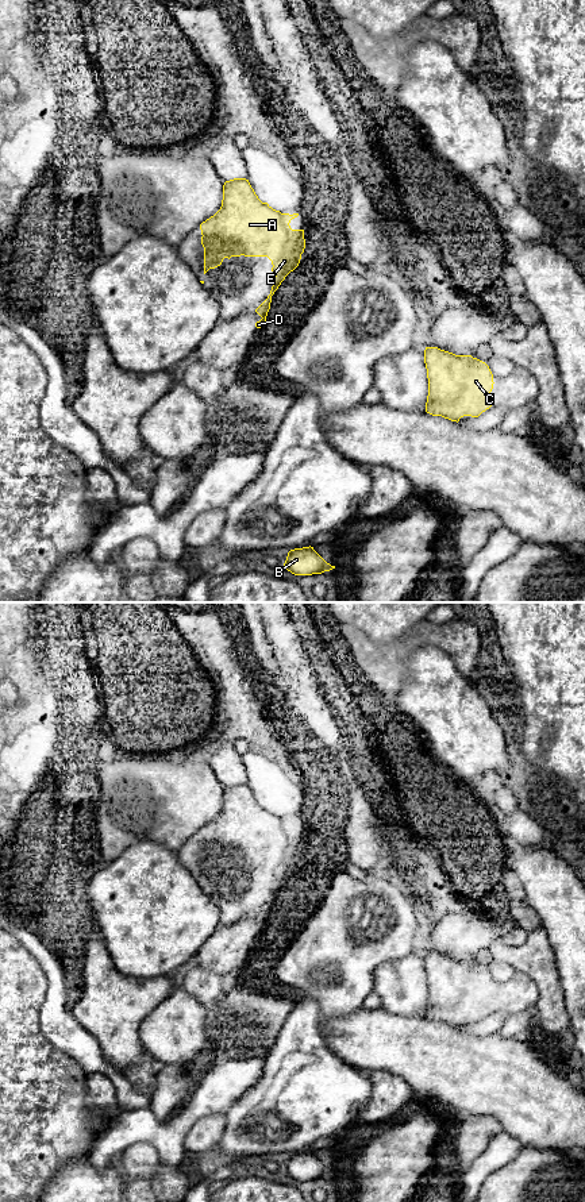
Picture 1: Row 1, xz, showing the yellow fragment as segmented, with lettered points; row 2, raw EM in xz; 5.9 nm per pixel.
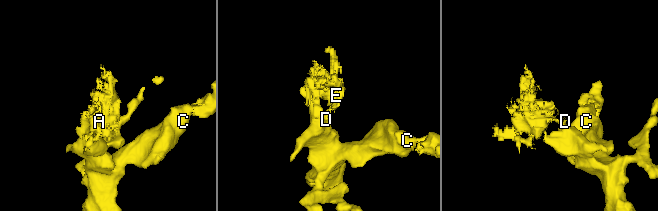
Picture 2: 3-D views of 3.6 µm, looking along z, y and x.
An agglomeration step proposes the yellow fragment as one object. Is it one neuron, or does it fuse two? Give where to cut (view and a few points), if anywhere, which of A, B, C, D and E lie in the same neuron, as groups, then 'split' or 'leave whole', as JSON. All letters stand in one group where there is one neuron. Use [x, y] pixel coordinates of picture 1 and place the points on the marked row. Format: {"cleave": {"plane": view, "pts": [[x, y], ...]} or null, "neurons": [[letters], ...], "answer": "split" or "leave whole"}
{"cleave": null, "neurons": [["A", "B", "C", "D", "E"]], "answer": "leave whole"}

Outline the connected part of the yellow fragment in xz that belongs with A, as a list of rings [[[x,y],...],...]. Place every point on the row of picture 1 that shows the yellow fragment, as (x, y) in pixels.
[[[234,178],[223,185],[220,209],[200,224],[204,247],[204,274],[231,257],[268,257],[276,274],[268,298],[255,309],[262,317],[261,328],[270,309],[272,296],[285,277],[293,271],[305,249],[304,230],[292,230],[289,223],[299,213],[281,213],[262,203],[249,180]]]

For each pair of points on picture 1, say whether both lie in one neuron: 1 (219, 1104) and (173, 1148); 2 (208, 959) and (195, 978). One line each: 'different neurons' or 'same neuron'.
1: same neuron
2: different neurons

